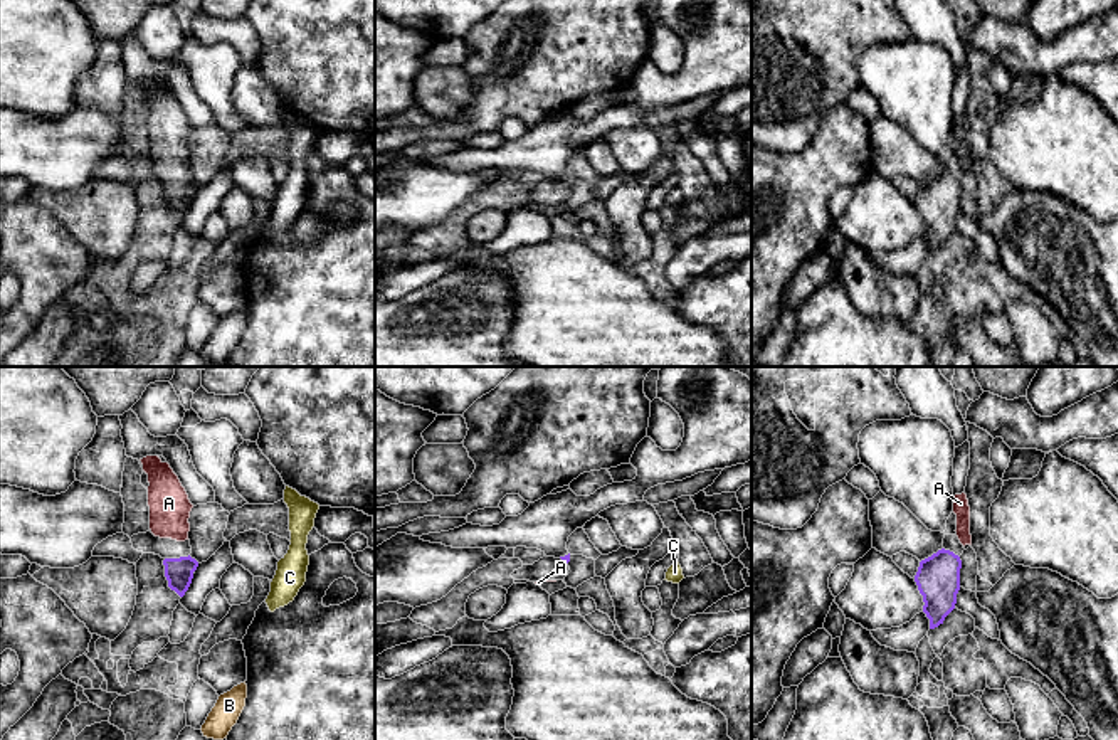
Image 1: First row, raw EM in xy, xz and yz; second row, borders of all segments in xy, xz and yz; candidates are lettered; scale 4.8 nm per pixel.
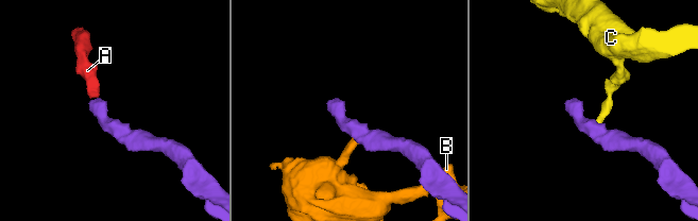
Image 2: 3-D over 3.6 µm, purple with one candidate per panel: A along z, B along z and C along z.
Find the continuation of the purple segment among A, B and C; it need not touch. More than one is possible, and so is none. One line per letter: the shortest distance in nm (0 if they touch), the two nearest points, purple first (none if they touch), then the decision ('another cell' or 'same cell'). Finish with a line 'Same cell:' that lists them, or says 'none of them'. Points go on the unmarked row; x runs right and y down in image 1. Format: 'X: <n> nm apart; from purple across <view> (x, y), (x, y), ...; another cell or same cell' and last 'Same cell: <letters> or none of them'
A: 60 nm apart; from purple across yz (957, 179), (964, 169); same cell
B: 500 nm apart; from purple across xy (182, 219), (234, 310); another cell
C: 360 nm apart; from purple across xy (197, 189), (271, 206); another cell
Same cell: A

